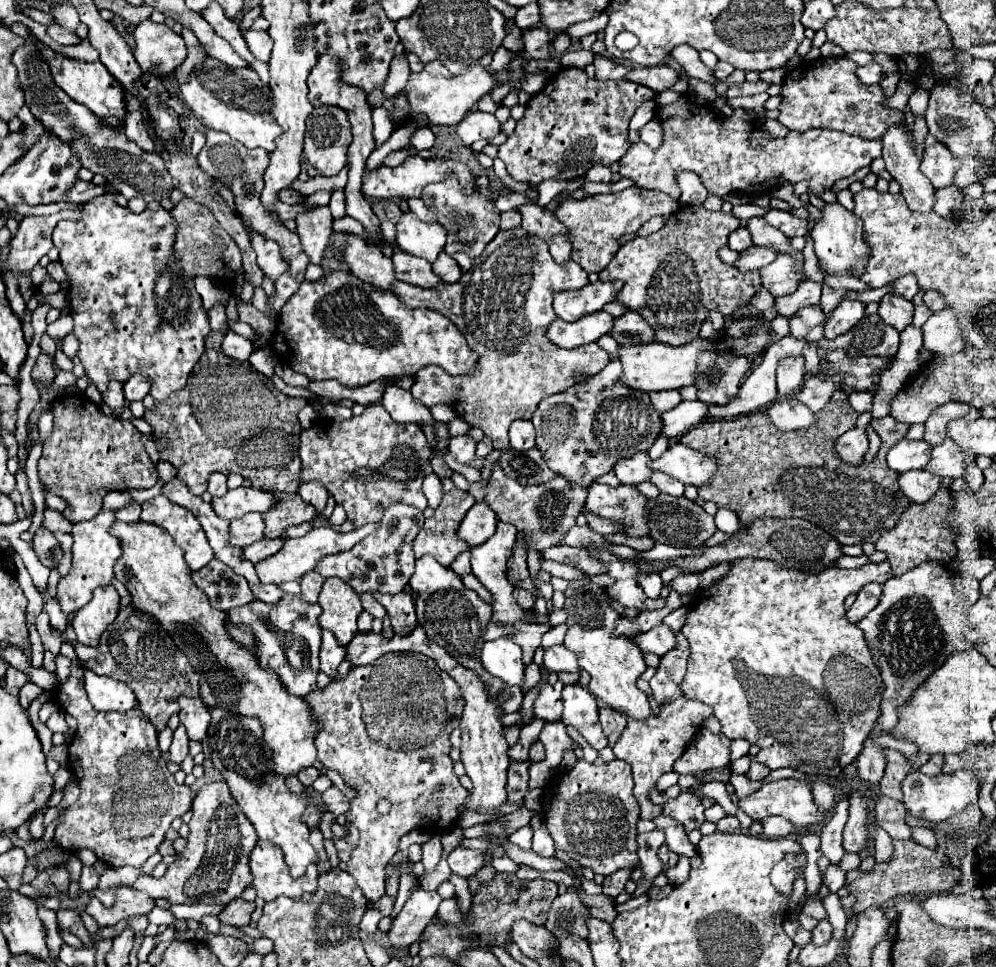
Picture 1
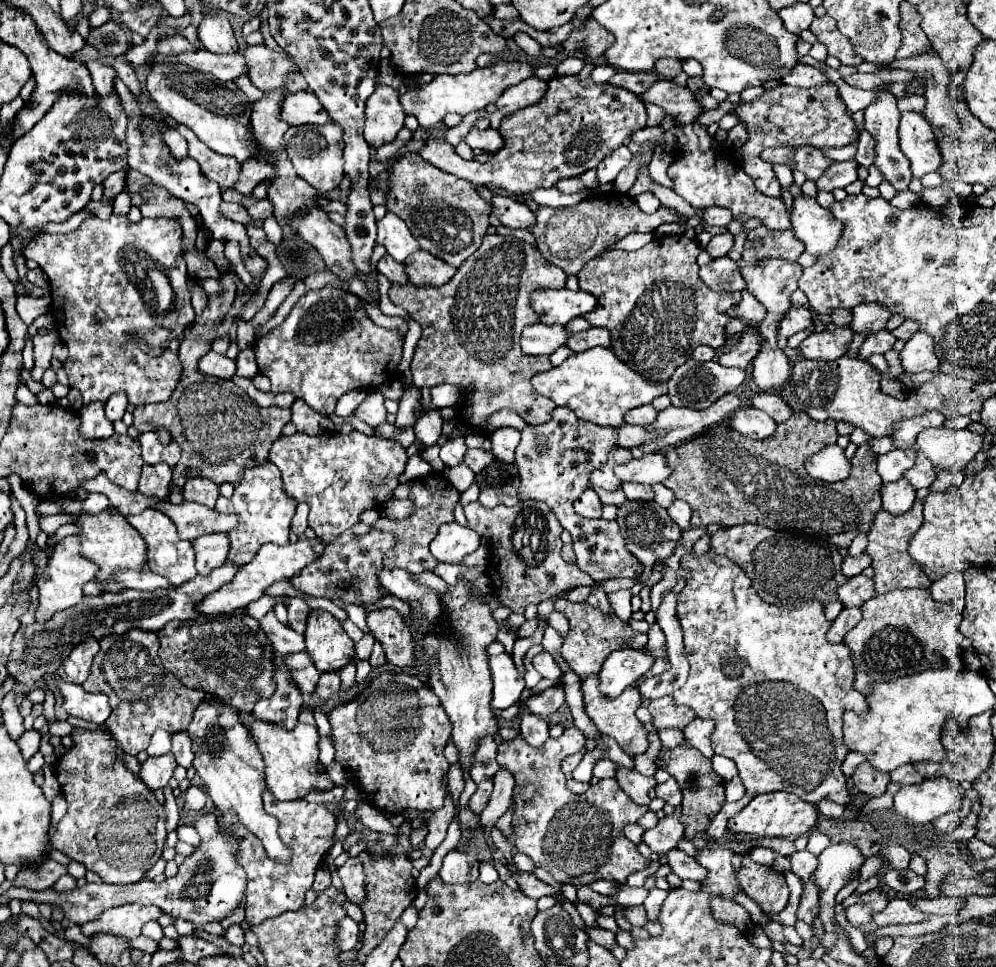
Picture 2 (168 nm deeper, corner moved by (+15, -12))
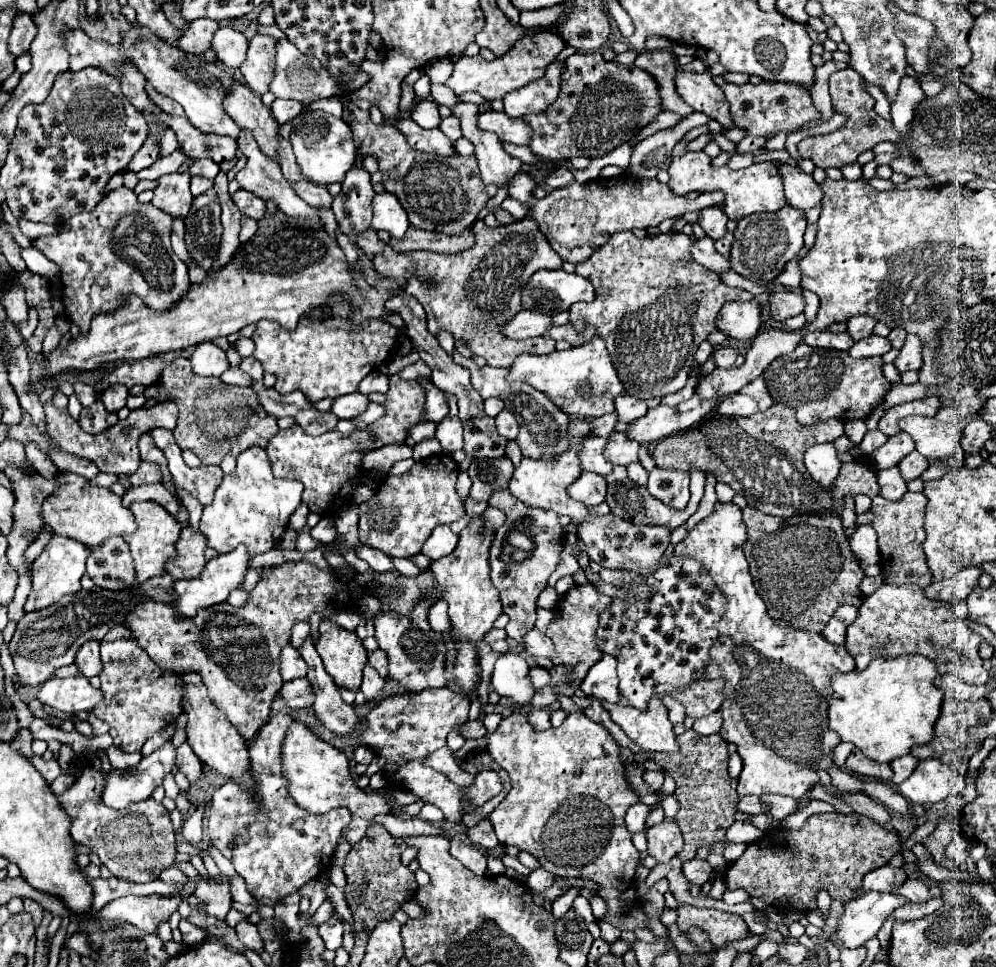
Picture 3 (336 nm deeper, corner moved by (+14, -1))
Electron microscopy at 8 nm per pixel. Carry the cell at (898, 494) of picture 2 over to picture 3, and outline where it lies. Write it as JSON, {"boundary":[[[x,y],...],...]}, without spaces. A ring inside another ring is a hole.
{"boundary":[[[899,467],[877,471],[877,483],[881,487],[879,495],[889,501],[899,501],[907,493],[907,483],[903,481]]]}

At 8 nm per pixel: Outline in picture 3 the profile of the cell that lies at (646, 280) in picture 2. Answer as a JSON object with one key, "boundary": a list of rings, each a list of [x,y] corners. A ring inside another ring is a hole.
{"boundary":[[[623,231],[623,233],[613,235],[613,237],[611,237],[603,247],[599,247],[587,261],[575,265],[575,273],[581,275],[581,277],[585,277],[585,279],[589,279],[589,281],[593,283],[593,287],[595,287],[595,301],[591,301],[591,303],[575,303],[575,305],[569,309],[569,313],[571,313],[569,323],[571,323],[573,327],[577,327],[577,331],[581,331],[581,327],[591,325],[591,327],[595,327],[595,337],[605,339],[609,357],[611,357],[611,361],[613,361],[613,367],[617,369],[617,375],[619,375],[619,379],[621,379],[621,383],[623,383],[623,387],[625,387],[625,395],[633,395],[633,397],[637,397],[637,399],[651,399],[651,397],[663,397],[663,395],[667,395],[667,393],[677,393],[677,391],[687,383],[689,371],[693,369],[693,363],[695,363],[695,351],[697,351],[699,343],[705,341],[707,335],[717,329],[715,317],[717,317],[719,309],[721,309],[727,301],[749,301],[749,299],[753,297],[753,295],[747,293],[747,291],[731,289],[731,287],[723,285],[721,279],[719,279],[713,271],[709,271],[707,267],[701,267],[699,263],[693,261],[693,257],[691,257],[691,253],[689,253],[689,247],[691,247],[691,239],[689,239],[687,235],[683,235],[683,233],[661,233],[661,235],[657,235],[657,237],[643,237],[643,239],[639,239],[639,237],[635,237],[631,231]]]}

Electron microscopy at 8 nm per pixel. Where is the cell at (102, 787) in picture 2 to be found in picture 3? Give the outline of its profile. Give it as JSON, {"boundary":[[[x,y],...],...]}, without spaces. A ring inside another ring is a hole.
{"boundary":[[[89,767],[63,795],[59,795],[63,809],[71,817],[73,841],[87,845],[93,853],[97,853],[101,863],[119,879],[133,883],[147,883],[159,879],[163,869],[175,865],[177,855],[177,839],[169,819],[169,811],[153,799],[135,803],[133,813],[109,809],[99,799],[103,785],[105,775]]]}

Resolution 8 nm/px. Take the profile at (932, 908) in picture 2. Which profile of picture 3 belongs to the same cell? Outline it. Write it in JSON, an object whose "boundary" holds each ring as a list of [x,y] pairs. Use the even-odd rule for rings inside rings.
{"boundary":[[[907,879],[903,885],[893,887],[893,893],[905,897],[911,903],[923,903],[923,901],[929,901],[931,899],[929,887],[925,883],[921,883],[919,879]]]}

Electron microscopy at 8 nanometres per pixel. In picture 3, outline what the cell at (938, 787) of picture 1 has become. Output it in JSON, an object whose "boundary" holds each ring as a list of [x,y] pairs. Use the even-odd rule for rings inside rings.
{"boundary":[[[941,759],[919,761],[909,779],[897,785],[897,791],[909,803],[933,805],[957,793],[959,775]]]}

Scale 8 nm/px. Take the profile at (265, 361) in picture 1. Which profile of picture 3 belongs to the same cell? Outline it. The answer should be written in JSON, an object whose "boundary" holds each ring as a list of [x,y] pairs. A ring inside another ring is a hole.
{"boundary":[[[229,367],[223,375],[221,375],[221,381],[227,383],[227,385],[239,385],[239,387],[249,387],[253,381],[247,373],[243,373],[241,369],[235,369],[235,367]]]}

